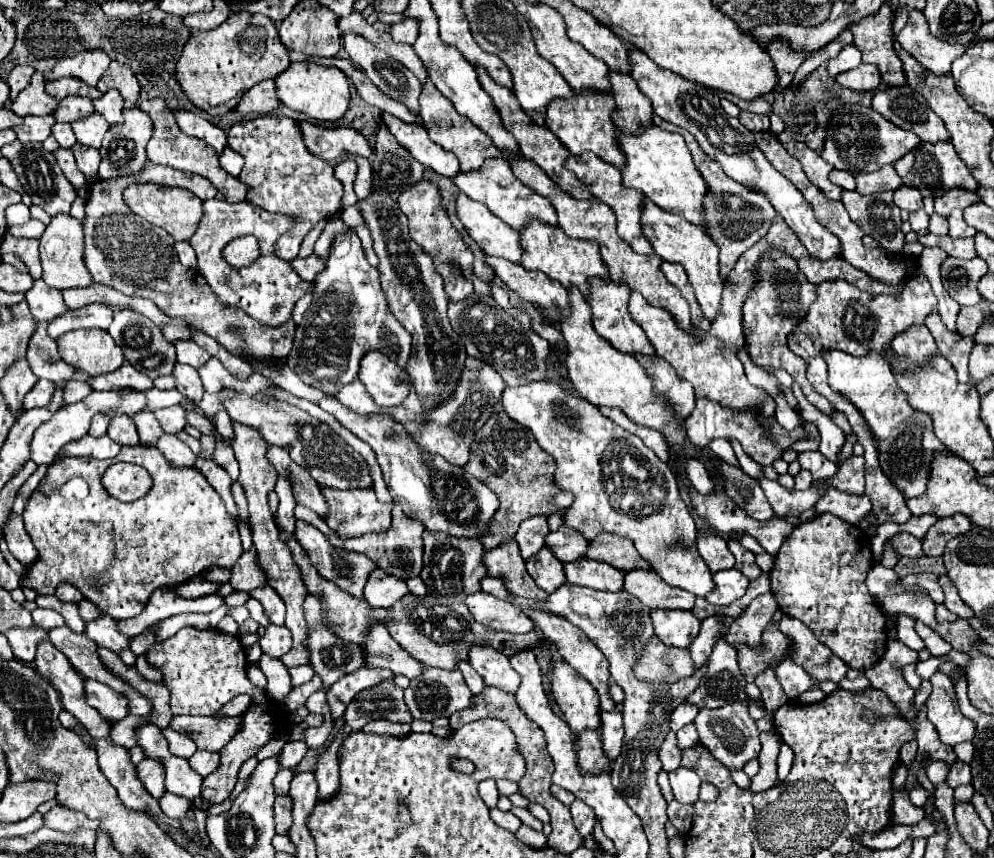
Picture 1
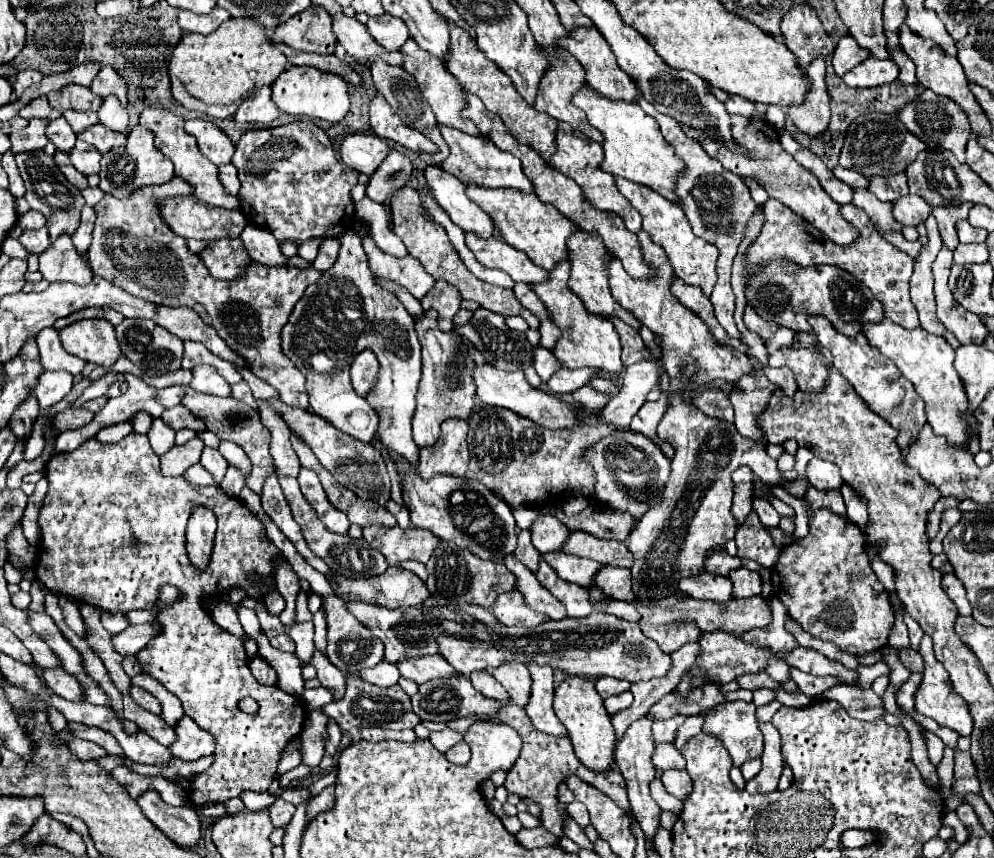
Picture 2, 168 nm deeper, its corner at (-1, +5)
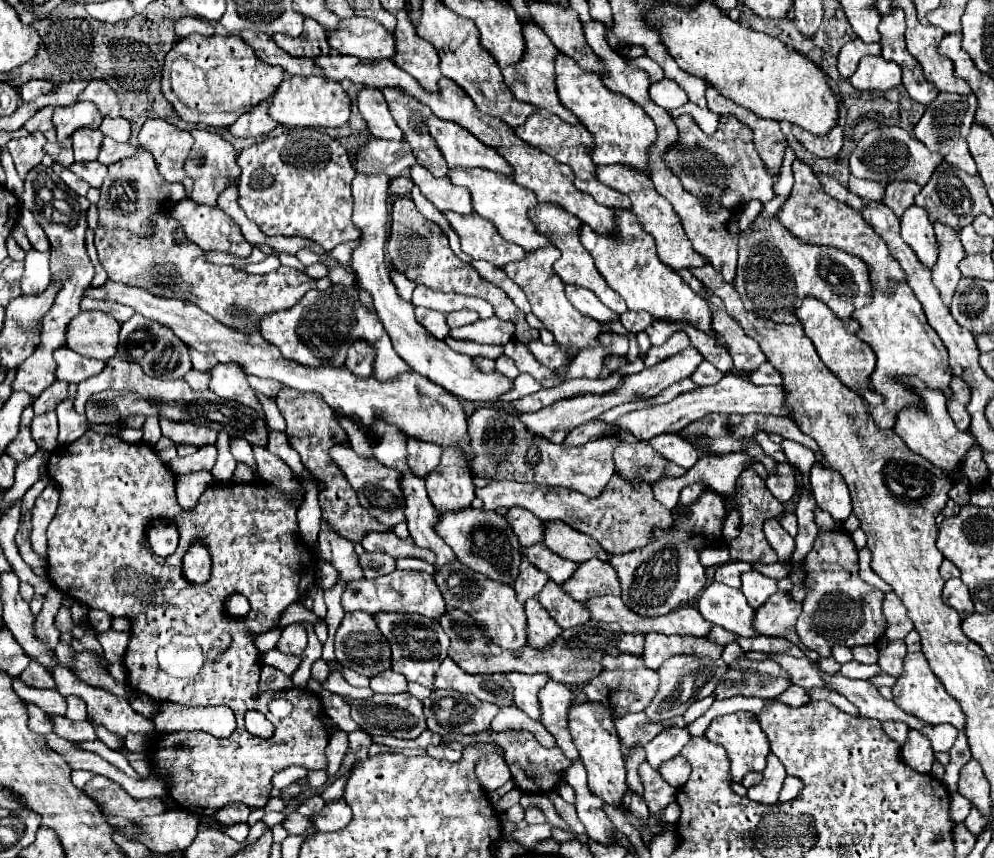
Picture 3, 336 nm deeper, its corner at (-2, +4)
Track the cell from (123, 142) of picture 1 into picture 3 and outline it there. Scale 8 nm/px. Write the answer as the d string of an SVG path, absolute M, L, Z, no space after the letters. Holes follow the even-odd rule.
M137 147L135 157L109 165L109 175L101 187L101 199L97 203L99 225L103 225L107 231L125 229L137 237L151 237L153 235L151 215L159 211L169 211L175 203L183 199L187 199L185 187L181 183L167 183L159 175L155 161L151 159L151 153Z

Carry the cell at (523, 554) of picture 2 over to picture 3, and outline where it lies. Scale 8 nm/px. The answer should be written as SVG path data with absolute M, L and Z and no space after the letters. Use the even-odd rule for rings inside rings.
M523 559L519 579L513 583L513 589L517 591L517 599L521 603L525 603L527 599L537 597L547 581L549 579L537 567L531 567L531 563L527 563L527 559Z

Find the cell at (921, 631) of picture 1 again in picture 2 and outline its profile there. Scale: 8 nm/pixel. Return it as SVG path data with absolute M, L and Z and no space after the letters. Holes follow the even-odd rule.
M928 634L922 636L920 642L920 650L918 650L926 662L926 672L922 678L922 684L916 692L916 710L924 716L930 716L932 720L936 720L942 726L948 726L952 730L956 730L960 736L970 736L972 732L972 716L968 712L966 700L962 700L958 694L954 694L954 688L950 686L950 678L944 670L944 666L934 658L934 650L932 650L932 638Z

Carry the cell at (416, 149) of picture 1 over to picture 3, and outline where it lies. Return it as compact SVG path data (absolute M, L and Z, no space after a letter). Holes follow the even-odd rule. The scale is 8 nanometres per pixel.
M363 87L357 93L357 103L359 103L359 111L361 111L363 119L369 125L369 131L377 139L395 139L395 141L399 141L403 137L397 123L395 123L395 119L391 117L391 113L387 109L387 101L385 101L385 97L379 89Z

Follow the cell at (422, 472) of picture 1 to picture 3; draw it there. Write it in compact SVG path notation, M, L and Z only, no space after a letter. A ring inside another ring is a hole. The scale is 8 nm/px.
M471 507L471 511L459 511L459 515L441 515L435 531L453 549L457 559L463 565L471 567L475 573L481 573L487 579L503 583L513 583L517 579L521 563L519 541L515 539L515 535L511 535L507 521L497 513Z

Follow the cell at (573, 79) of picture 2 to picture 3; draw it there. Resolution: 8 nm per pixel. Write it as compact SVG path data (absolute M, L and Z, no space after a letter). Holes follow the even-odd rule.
M531 19L521 21L521 25L523 25L523 39L525 39L525 53L523 53L523 57L521 57L517 63L513 63L513 65L509 65L509 67L503 69L505 83L509 85L511 93L513 93L519 101L531 103L531 105L535 105L537 109L547 109L547 111L555 113L557 117L561 117L563 121L579 123L579 119L571 117L571 113L569 113L569 111L559 103L559 99L557 99L555 75L553 75L553 73L555 73L555 71L553 71L553 67L555 67L555 55L559 53L557 47L551 43L551 39L549 39Z

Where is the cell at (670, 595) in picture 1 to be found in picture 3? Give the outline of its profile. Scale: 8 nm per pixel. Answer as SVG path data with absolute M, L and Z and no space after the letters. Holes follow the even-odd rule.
M599 559L579 563L575 573L561 587L575 601L601 595L619 595L619 579L615 579L615 571Z

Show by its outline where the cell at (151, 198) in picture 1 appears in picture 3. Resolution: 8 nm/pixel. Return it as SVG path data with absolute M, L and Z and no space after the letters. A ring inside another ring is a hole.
M187 199L183 203L177 203L171 209L171 217L183 225L187 239L197 247L201 247L203 251L221 251L235 257L249 257L253 251L253 245L243 239L241 229L235 223L231 223L231 219L227 219L227 215L219 207L197 205L197 203L191 203L191 199Z

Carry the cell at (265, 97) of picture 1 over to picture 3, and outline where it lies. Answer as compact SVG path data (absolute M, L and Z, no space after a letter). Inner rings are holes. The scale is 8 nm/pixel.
M259 103L259 107L255 107L255 111L243 113L229 127L229 133L239 139L257 139L257 137L269 135L277 127L277 123L269 117L267 109L269 109L269 103Z

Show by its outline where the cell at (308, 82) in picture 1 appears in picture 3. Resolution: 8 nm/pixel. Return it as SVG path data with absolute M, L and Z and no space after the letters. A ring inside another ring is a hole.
M287 77L279 91L269 103L269 115L273 121L285 127L341 127L349 119L349 97L343 91L341 83L323 79L323 77Z

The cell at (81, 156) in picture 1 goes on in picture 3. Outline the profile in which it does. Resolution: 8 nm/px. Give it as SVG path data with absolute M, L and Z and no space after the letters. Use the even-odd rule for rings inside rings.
M73 163L71 167L69 167L79 179L83 179L83 181L87 181L91 187L95 187L95 189L99 189L101 185L103 185L103 181L105 181L105 177L107 177L107 167L105 165L101 165L101 163Z

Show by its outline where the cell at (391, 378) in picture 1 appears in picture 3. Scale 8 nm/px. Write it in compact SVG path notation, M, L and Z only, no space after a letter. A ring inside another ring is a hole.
M357 339L347 355L345 365L355 371L355 375L373 375L373 361L375 361L375 349L365 339Z

